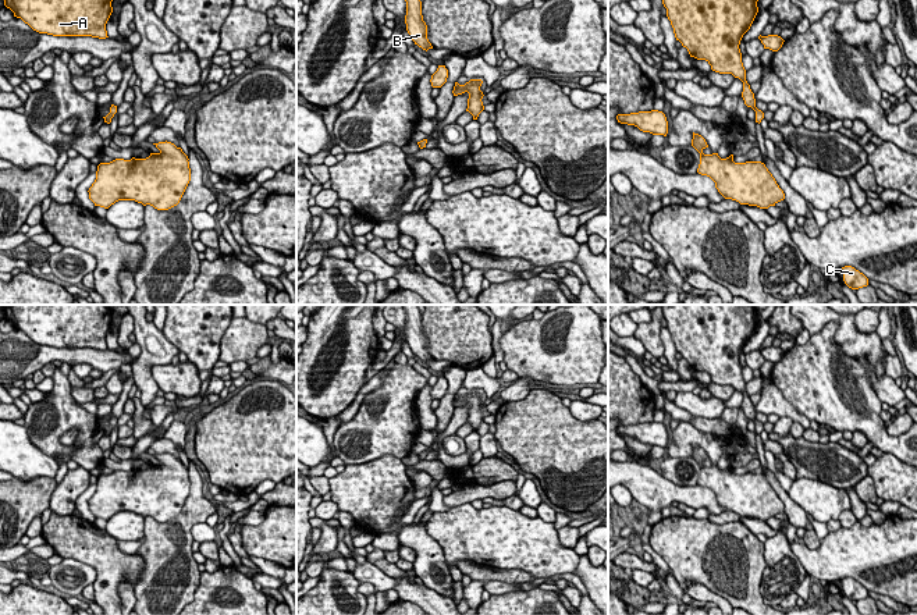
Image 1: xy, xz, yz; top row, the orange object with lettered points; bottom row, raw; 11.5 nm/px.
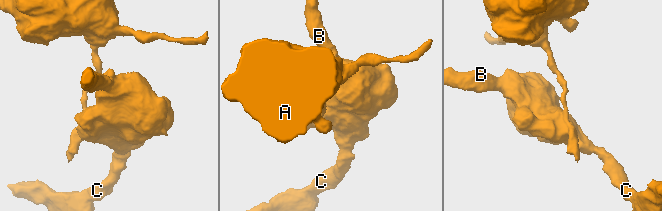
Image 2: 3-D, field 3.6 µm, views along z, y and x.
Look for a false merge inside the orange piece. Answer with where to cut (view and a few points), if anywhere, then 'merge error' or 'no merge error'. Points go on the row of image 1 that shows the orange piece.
cut in xz along (422, 141), (425, 144); merge error

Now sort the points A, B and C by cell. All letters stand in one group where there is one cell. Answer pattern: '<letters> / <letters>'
A / B C

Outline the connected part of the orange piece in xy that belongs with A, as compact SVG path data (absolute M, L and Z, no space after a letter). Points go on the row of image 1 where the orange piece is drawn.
M4 0L33 31L53 36L106 39L113 0Z

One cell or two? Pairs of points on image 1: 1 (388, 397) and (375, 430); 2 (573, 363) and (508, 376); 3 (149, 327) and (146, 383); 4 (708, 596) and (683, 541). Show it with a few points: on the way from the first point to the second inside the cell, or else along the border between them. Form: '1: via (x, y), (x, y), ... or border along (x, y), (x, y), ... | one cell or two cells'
1: via (388, 405), (388, 415), (383, 422) | one cell
2: border along (508, 369), (518, 376) | two cells
3: via (142, 341), (144, 369) | one cell
4: border along (686, 583), (702, 583), (728, 600) | two cells

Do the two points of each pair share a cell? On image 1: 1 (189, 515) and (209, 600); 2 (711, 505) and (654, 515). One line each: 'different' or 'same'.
1: different
2: same

